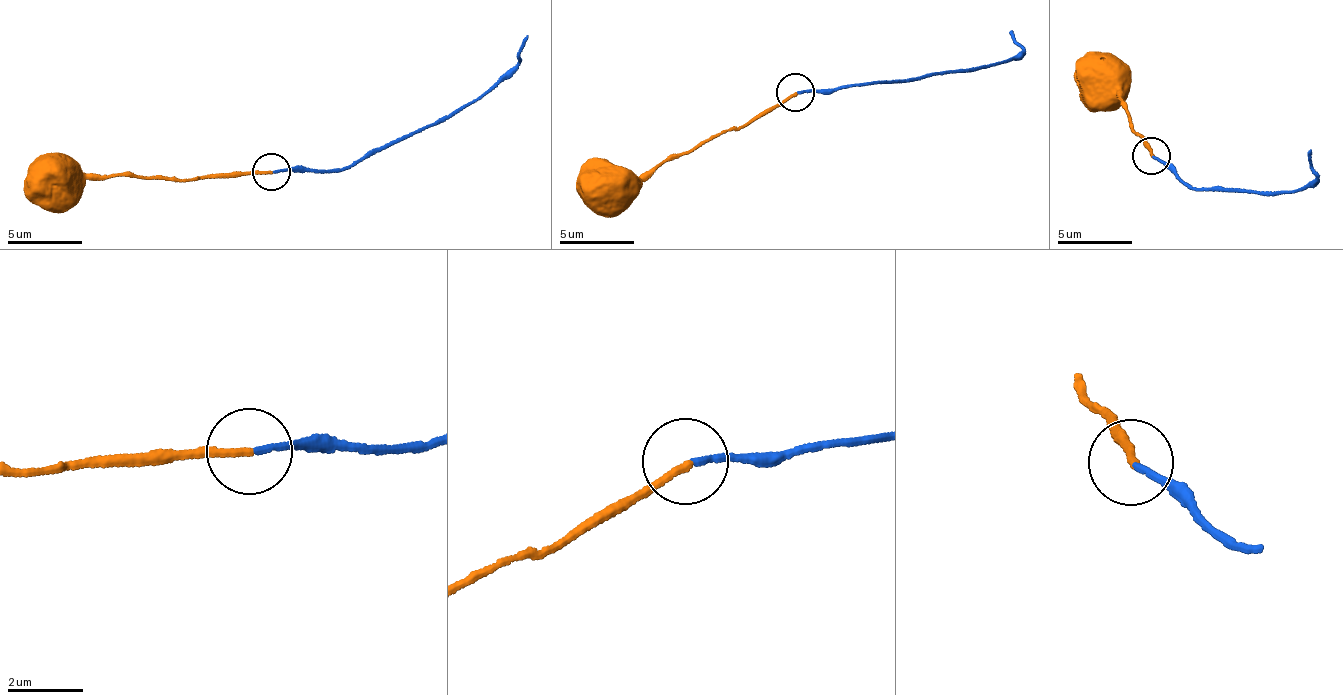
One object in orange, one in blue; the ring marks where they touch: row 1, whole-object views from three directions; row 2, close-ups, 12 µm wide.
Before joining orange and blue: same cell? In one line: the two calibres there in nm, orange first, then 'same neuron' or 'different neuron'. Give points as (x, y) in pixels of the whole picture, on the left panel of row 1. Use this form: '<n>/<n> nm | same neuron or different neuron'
200/140 nm | same neuron

